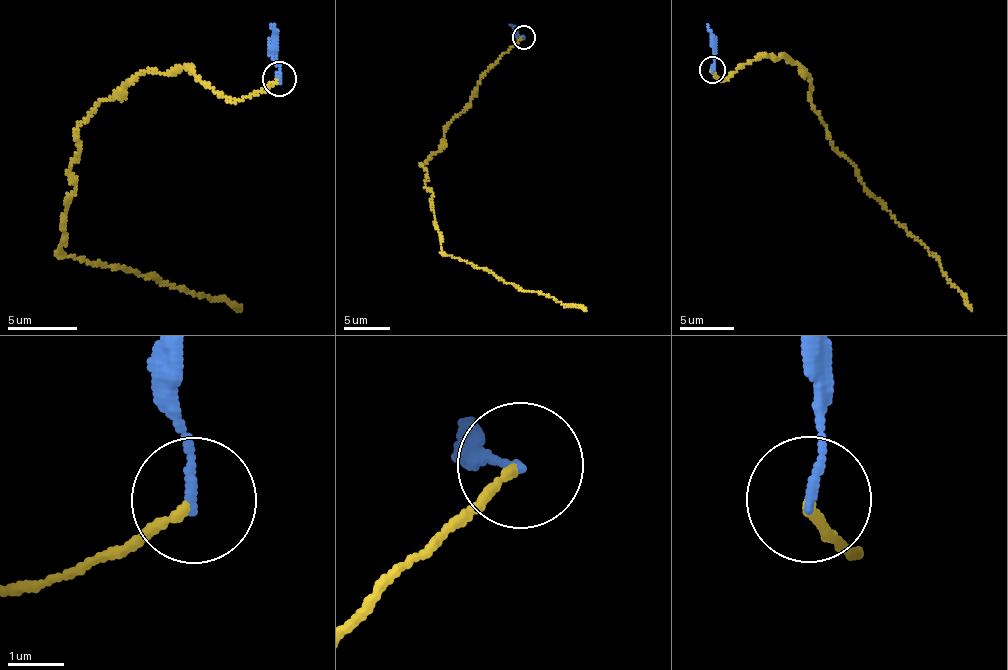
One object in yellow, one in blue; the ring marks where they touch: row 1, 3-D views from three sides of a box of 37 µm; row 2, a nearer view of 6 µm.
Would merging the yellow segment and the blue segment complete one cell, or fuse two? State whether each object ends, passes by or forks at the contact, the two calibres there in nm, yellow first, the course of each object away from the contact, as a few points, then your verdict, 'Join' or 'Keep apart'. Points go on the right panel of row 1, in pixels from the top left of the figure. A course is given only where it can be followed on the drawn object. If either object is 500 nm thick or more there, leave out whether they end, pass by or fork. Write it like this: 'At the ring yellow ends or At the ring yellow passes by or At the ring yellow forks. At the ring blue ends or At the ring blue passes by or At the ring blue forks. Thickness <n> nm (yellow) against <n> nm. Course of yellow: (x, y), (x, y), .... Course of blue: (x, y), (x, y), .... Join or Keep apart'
At the ring yellow ends. At the ring blue ends. Thickness 150 nm (yellow) against 150 nm. Course of yellow: (711, 69), (721, 80), (766, 56), (786, 55), (811, 78), (809, 101), (833, 147), (940, 263), (972, 311). Course of blue: (711, 70), (714, 35), (707, 24). Keep apart

